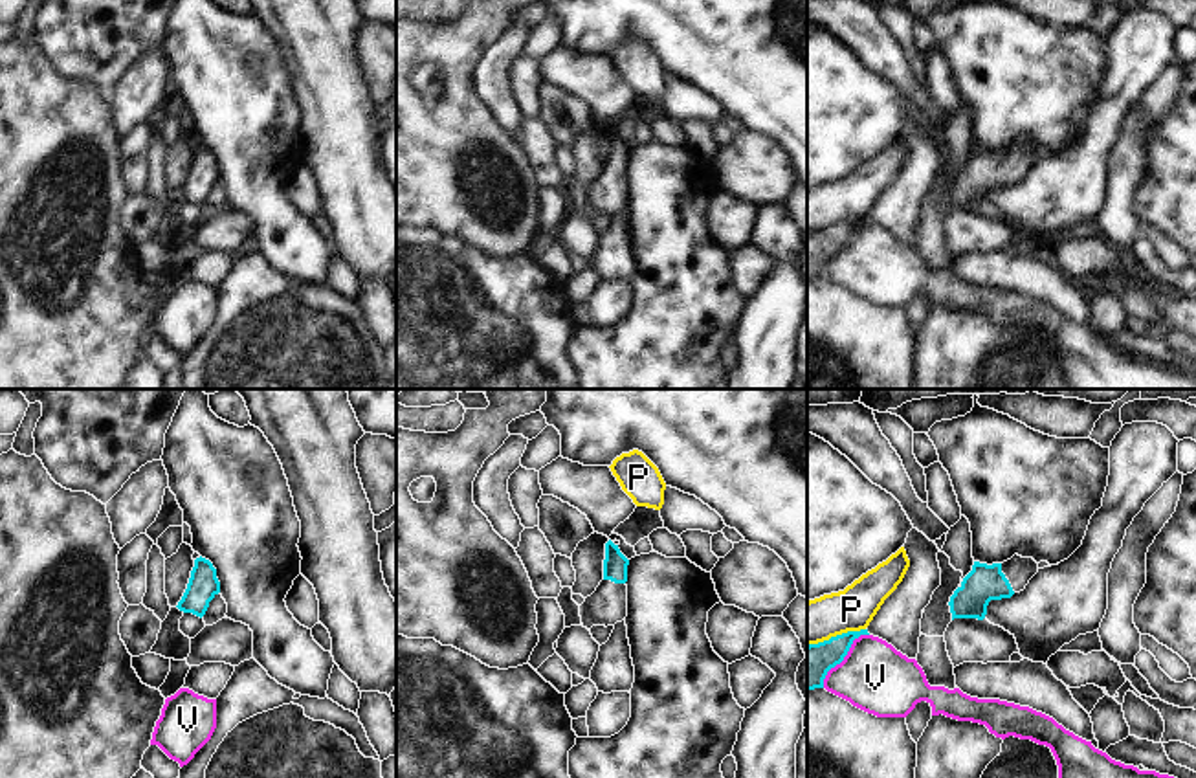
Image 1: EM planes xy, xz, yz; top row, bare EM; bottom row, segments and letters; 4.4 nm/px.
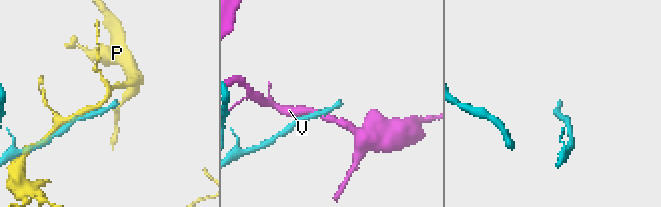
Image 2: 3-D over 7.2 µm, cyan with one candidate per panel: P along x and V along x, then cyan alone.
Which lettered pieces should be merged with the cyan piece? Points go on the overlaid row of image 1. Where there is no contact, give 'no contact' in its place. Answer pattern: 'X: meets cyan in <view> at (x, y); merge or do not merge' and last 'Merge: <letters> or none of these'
P: meets cyan in yz at (837, 635); do not merge
V: meets cyan in yz at (844, 655); do not merge
Merge: none of these

